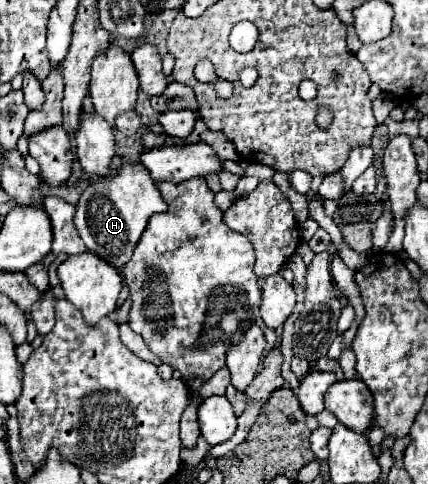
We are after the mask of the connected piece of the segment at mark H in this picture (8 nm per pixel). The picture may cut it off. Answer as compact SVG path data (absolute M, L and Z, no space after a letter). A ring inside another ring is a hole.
M124 162L116 176L112 176L108 182L100 180L90 184L80 194L76 202L74 226L78 228L78 234L90 252L102 256L102 260L108 260L120 270L122 264L130 260L132 250L148 224L148 218L156 212L166 212L166 208L168 204L162 200L154 180L150 178L150 172L140 162Z

